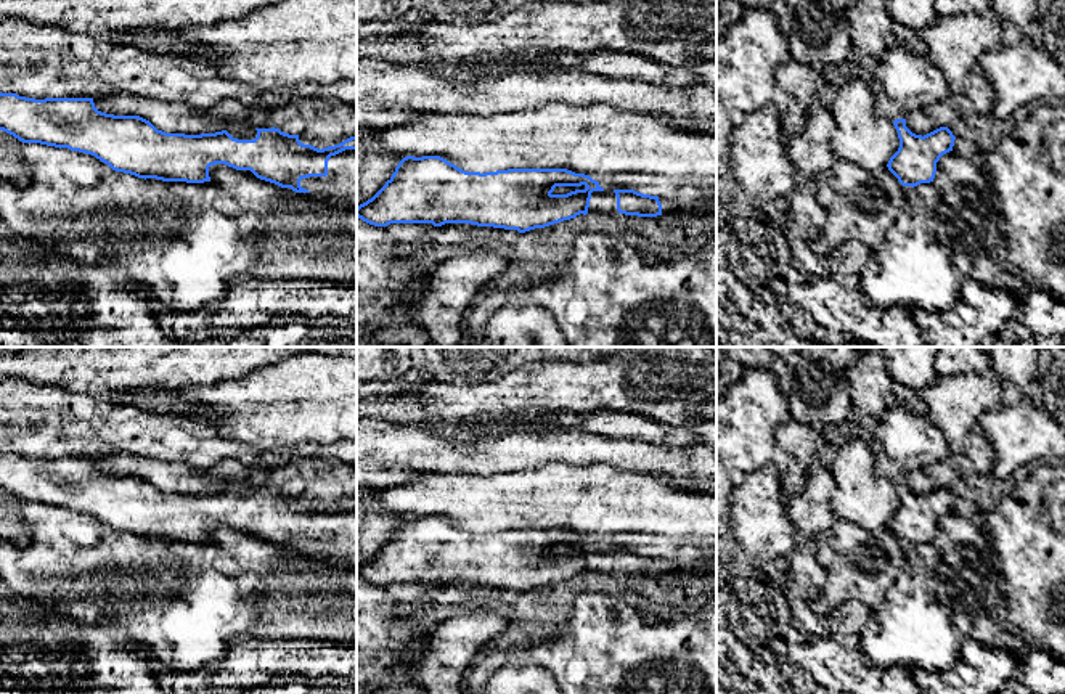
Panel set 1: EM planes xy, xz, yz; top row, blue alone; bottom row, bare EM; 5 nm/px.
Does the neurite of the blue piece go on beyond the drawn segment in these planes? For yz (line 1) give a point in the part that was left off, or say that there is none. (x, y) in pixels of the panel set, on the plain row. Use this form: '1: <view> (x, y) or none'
1: none

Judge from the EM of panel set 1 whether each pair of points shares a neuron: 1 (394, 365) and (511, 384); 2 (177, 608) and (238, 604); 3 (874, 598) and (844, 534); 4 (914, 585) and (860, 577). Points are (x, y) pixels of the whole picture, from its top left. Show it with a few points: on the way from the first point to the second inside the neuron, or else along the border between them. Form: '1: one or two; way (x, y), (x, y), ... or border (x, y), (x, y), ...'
1: two; border (501, 375), (495, 379), (474, 383)
2: one; way (191, 608), (224, 608)
3: one; way (858, 582), (852, 575), (848, 550)
4: two; border (885, 591), (882, 604), (874, 612)

